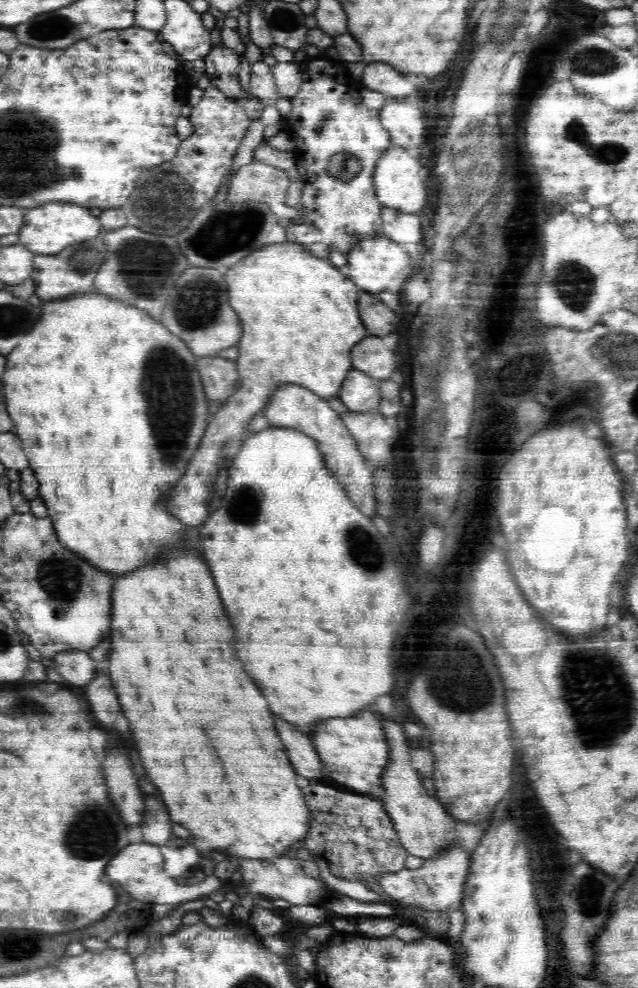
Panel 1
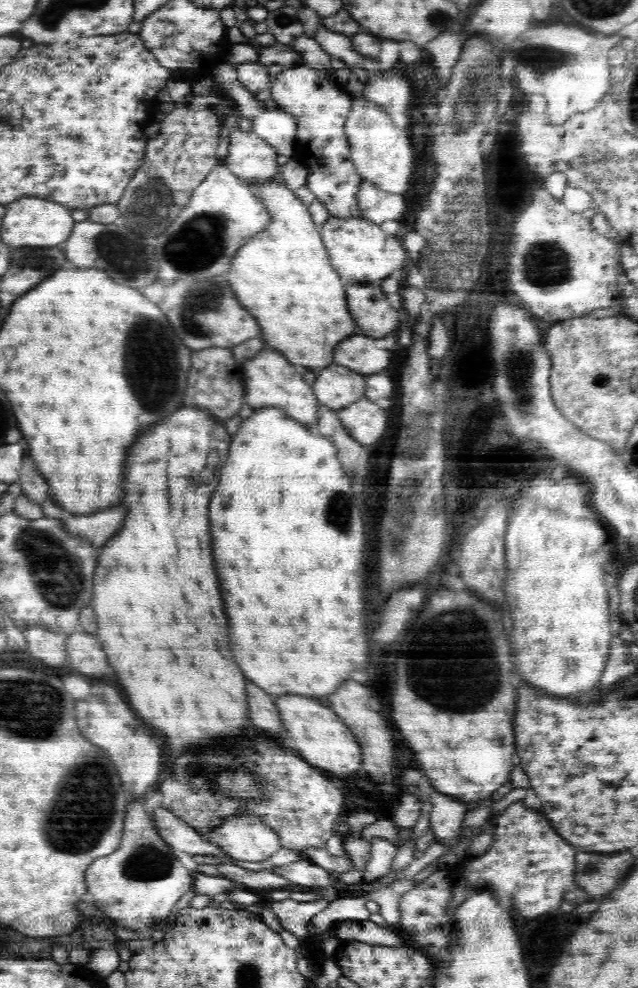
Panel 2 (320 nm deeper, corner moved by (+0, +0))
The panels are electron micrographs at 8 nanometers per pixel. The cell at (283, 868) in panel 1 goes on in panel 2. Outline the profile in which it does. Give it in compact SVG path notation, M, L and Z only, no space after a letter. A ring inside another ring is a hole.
M246 812L231 815L206 838L230 858L246 862L262 862L283 847L275 830Z

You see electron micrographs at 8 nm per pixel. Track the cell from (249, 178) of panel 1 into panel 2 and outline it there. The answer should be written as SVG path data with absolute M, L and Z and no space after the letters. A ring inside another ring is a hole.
M236 129L230 133L228 155L225 158L228 170L253 187L260 181L272 180L278 172L278 153L274 147L253 130Z

